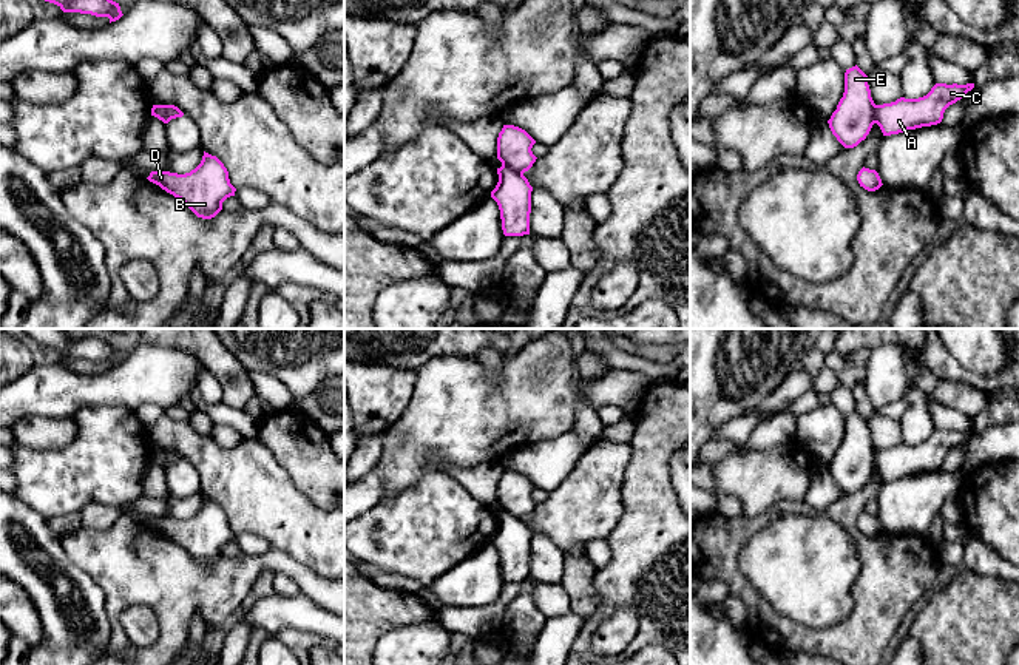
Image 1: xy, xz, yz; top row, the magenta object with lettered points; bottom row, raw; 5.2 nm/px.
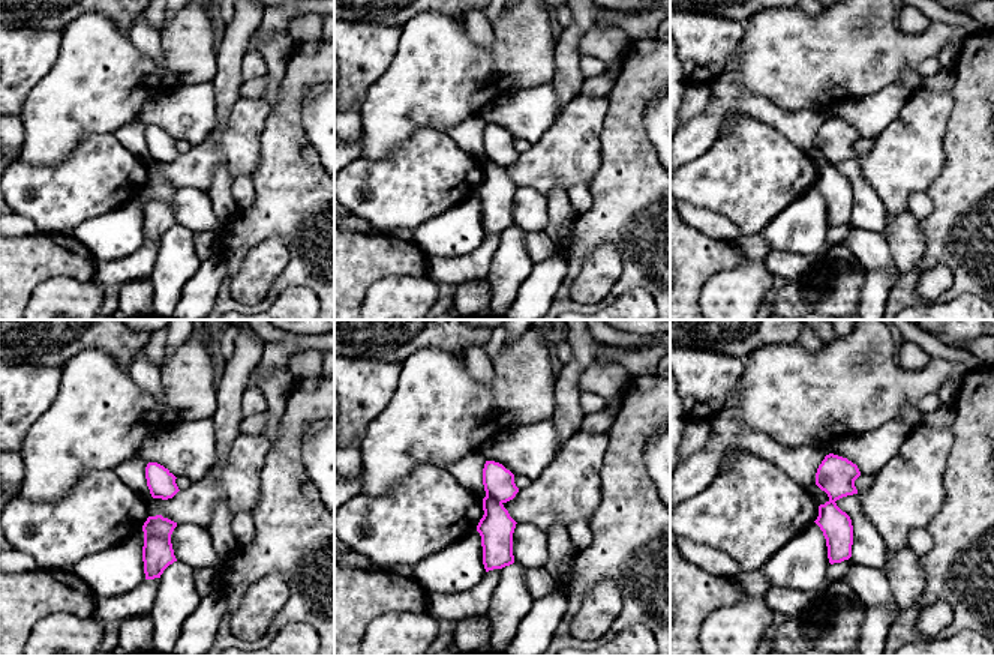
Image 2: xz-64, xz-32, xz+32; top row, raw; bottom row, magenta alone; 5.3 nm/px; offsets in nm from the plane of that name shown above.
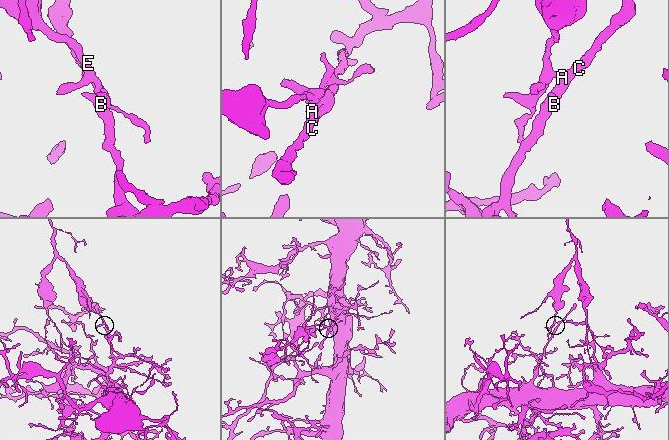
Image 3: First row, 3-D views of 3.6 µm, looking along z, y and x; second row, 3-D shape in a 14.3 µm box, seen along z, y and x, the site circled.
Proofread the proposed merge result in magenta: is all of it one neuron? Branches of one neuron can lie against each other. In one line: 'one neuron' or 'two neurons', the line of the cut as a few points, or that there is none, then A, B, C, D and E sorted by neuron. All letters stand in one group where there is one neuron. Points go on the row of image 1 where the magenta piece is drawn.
two neurons | xz (502, 164), (522, 173) | A B C D / E

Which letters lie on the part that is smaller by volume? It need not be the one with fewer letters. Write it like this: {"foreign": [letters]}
{"foreign": ["E"]}

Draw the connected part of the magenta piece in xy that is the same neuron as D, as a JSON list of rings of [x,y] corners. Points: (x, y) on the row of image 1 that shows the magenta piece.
[[[205,151],[201,164],[190,173],[151,171],[147,179],[181,199],[202,219],[215,218],[222,210],[222,202],[236,191],[224,164]]]

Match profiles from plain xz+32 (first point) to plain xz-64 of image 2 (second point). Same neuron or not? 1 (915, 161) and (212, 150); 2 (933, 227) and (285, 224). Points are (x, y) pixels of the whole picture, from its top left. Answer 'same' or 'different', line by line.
1: same
2: same

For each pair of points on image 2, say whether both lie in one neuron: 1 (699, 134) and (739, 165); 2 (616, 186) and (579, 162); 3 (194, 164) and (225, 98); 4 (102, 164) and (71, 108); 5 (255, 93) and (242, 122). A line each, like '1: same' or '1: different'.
1: different
2: different
3: different
4: different
5: different

